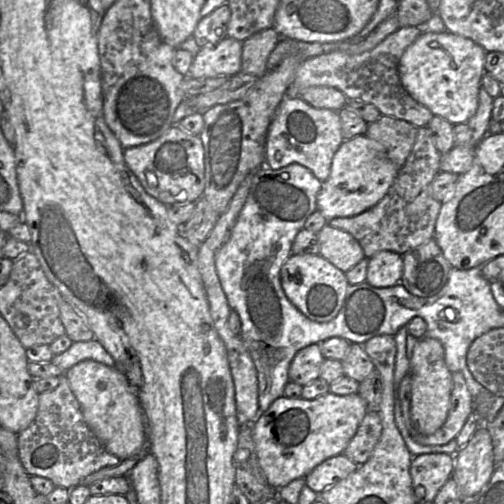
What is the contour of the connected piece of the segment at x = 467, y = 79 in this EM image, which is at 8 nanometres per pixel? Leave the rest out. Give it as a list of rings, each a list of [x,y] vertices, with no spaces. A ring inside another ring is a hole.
[[[444,31],[422,32],[403,53],[398,65],[401,83],[409,95],[428,108],[434,116],[441,117],[452,125],[468,121],[475,115],[479,104],[479,90],[485,72],[486,51],[472,40]]]

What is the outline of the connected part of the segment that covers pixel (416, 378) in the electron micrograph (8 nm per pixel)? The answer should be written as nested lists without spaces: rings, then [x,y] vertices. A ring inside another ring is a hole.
[[[424,337],[417,341],[410,358],[409,374],[412,378],[412,423],[421,434],[431,435],[445,423],[451,405],[452,372],[446,365],[444,347],[439,340]]]

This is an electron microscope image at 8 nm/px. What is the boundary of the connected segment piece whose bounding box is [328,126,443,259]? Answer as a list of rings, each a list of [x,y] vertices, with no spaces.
[[[427,126],[419,128],[413,148],[384,198],[361,214],[334,218],[328,224],[351,234],[361,245],[367,259],[384,250],[402,256],[414,250],[435,235],[436,221],[443,203],[430,195],[430,185],[440,172],[440,160],[431,130]]]

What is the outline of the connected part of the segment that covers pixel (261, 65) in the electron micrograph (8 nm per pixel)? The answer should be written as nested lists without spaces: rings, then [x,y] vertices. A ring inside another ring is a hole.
[[[269,28],[242,42],[241,73],[263,77],[267,73],[268,57],[279,40],[280,35],[273,28]]]

